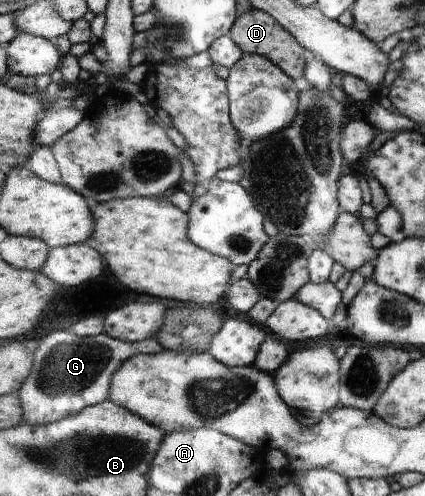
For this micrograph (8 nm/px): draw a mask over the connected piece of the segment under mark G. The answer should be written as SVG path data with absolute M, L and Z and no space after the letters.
M56 331L50 337L42 338L34 353L35 365L31 377L18 393L25 410L25 421L34 426L56 424L84 412L89 406L111 400L114 377L132 357L164 351L156 337L131 343L106 333L81 337L72 331Z

